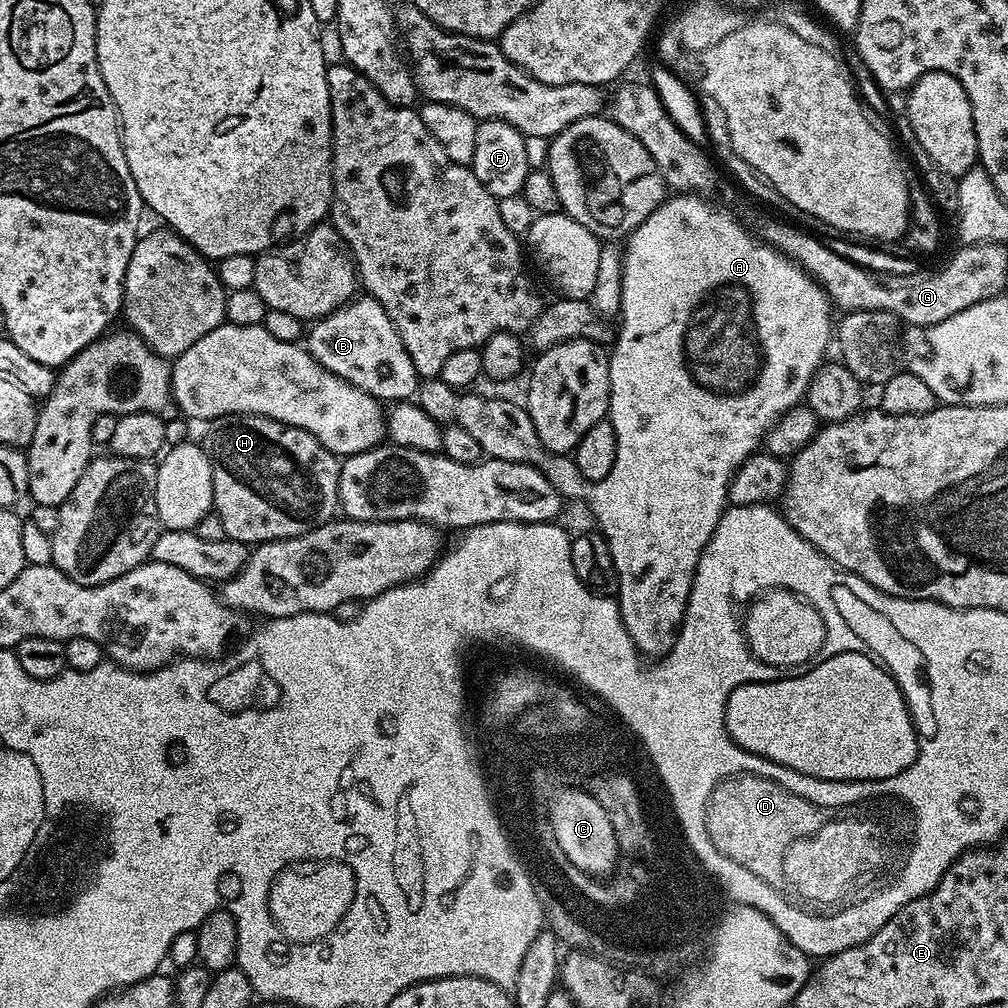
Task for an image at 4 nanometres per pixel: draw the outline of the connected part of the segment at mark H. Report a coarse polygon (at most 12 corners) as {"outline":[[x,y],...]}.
{"outline":[[265,416],[208,432],[212,507],[249,546],[337,515],[341,461]]}

